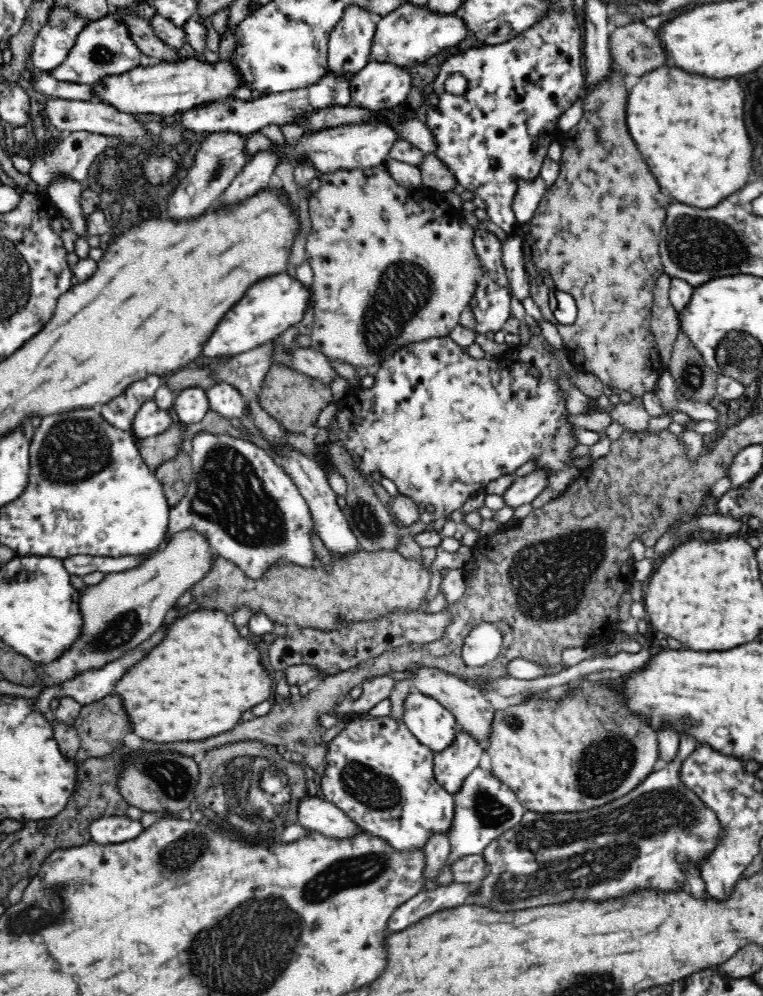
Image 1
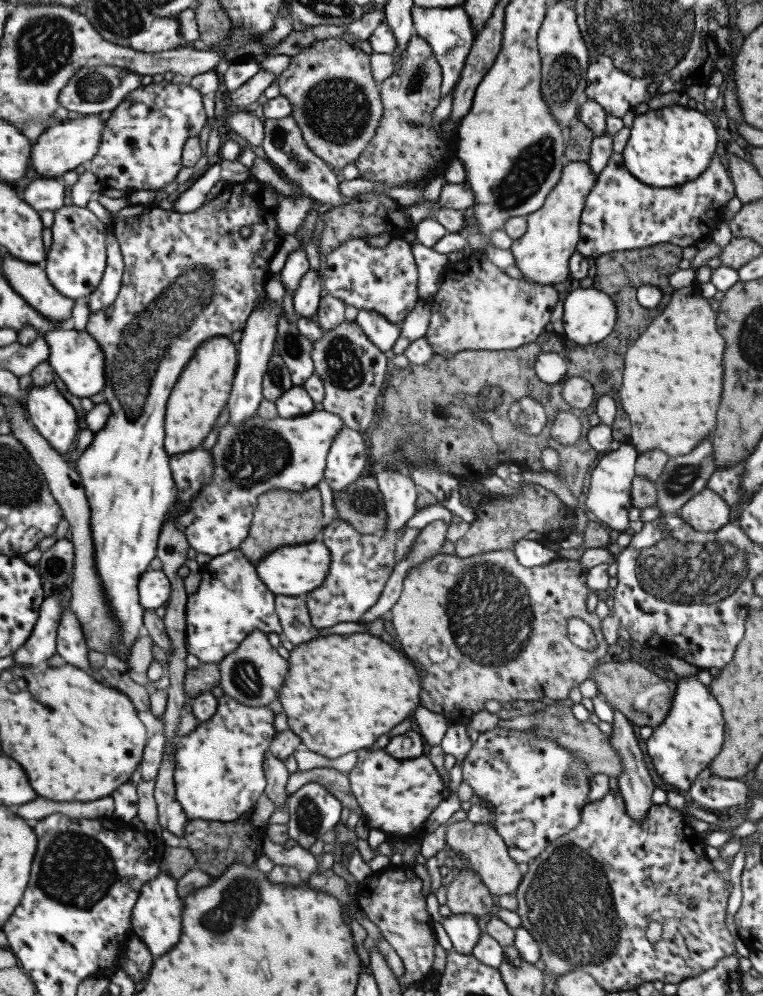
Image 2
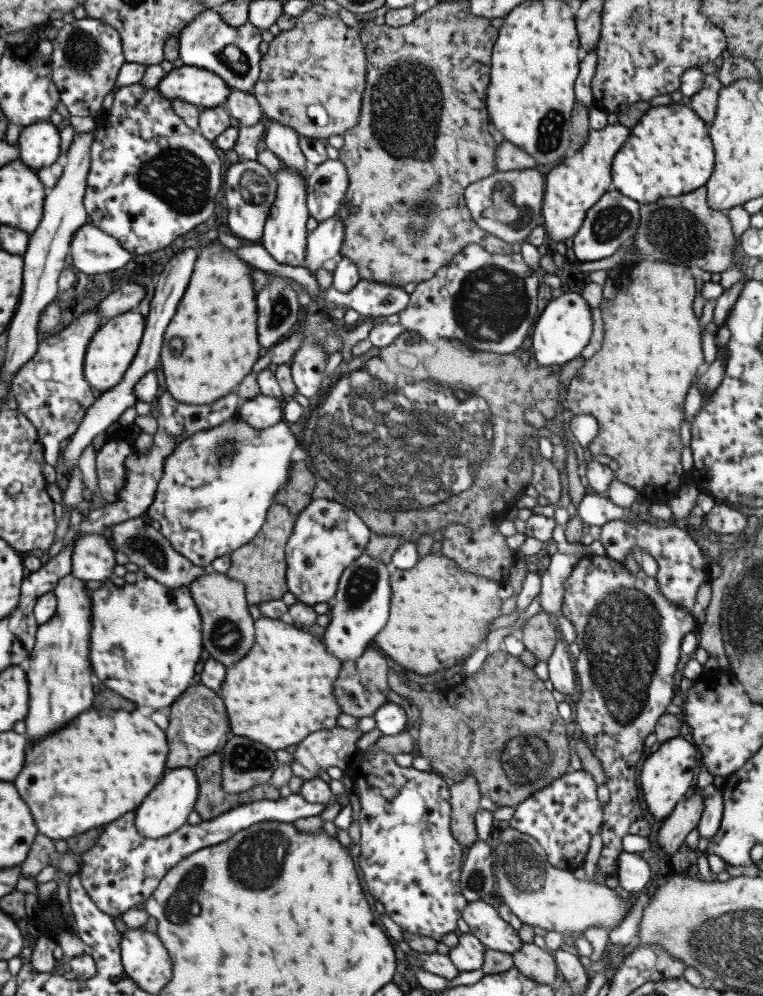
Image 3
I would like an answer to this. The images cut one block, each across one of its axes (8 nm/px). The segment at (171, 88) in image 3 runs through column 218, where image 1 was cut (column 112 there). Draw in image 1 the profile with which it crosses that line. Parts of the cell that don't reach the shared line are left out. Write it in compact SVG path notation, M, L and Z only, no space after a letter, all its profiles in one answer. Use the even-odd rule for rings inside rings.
M188 57L173 63L164 61L152 62L147 67L138 65L128 72L106 76L92 85L92 91L97 102L115 106L122 112L152 113L164 119L166 116L183 114L196 105L230 97L242 84L242 73L227 60L208 63Z

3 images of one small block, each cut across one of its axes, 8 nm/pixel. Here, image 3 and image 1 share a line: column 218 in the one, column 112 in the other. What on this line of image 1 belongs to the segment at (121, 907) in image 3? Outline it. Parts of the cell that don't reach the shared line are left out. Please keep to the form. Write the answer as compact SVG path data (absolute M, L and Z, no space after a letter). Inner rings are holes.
M104 816L92 822L90 839L101 845L118 844L136 838L144 828L138 820L126 816Z

